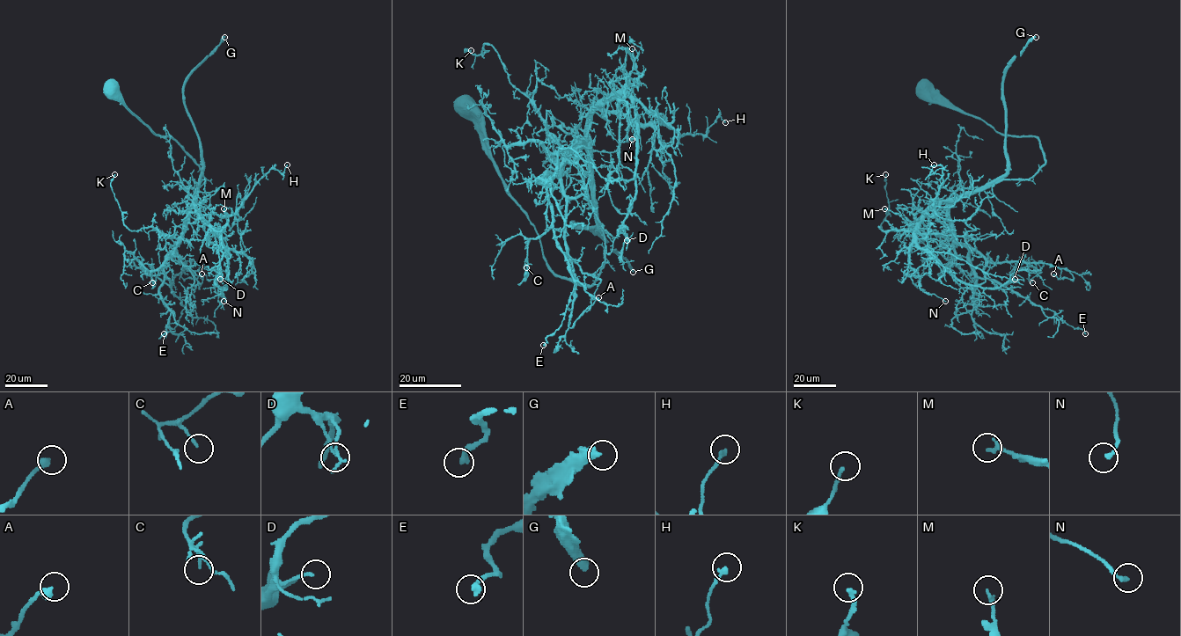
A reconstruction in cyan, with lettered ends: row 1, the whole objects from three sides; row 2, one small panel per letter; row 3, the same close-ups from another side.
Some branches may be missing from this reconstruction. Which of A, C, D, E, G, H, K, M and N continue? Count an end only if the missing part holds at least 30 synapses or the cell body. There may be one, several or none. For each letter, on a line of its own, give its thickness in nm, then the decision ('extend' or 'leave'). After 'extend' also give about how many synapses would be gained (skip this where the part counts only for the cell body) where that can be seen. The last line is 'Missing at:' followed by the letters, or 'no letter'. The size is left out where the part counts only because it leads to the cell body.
A: 360 nm thick; leave
C: 120 nm thick; leave
D: 150 nm thick; leave
E: 320 nm thick; leave
G: 440 nm thick; extend; about 1500 synapses
H: 200 nm thick; leave
K: 200 nm thick; leave
M: 200 nm thick; leave
N: 200 nm thick; leave
Missing at: G

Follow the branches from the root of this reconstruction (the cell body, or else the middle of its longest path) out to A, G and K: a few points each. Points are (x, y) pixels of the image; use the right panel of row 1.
A: (920, 86), (1037, 138), (1031, 177), (966, 192), (949, 220), (990, 261), (1053, 274)
G: (920, 86), (999, 133), (1035, 135), (1045, 163), (1027, 179), (1000, 180), (1007, 168), (1003, 75), (1036, 37)
K: (920, 86), (999, 133), (1035, 135), (1045, 163), (966, 192), (949, 208), (952, 237), (883, 230), (885, 174)

